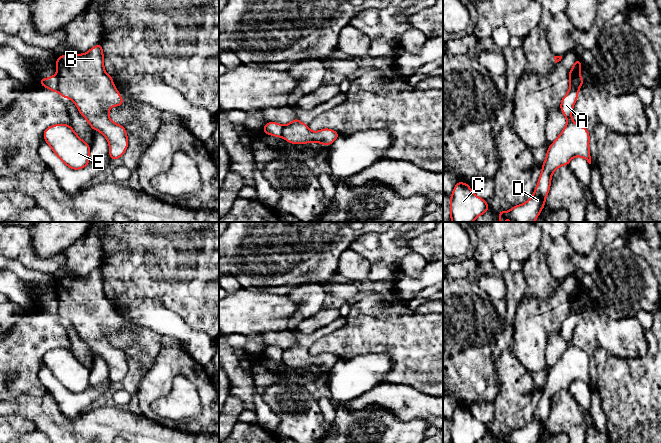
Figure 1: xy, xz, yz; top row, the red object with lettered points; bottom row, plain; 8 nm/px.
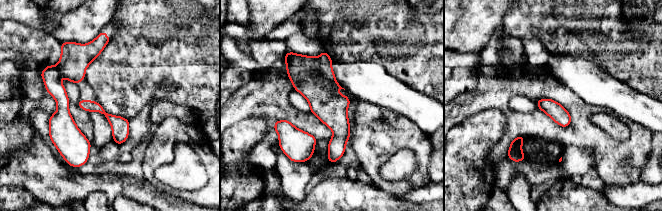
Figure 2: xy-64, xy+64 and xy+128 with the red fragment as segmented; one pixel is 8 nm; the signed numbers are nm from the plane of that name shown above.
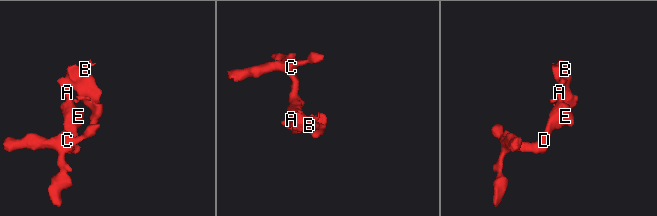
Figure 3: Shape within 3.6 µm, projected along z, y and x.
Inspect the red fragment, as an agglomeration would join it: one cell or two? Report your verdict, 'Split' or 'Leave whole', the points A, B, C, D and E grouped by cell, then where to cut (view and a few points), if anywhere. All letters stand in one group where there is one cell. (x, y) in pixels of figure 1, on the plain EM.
Split. Groups: A C D E / B. Split along xy (56, 298), (58, 315)

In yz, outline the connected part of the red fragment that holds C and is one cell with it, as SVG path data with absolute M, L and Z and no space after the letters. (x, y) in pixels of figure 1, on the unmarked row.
M456 407L450 420L450 443L476 443L488 434L486 424L475 419L469 408Z

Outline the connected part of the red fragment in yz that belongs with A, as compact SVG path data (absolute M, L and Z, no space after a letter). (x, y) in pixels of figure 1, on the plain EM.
M580 300L570 304L568 317L561 323L560 333L567 347L560 359L547 373L547 379L542 388L541 398L534 417L524 428L513 430L508 436L501 434L499 443L537 443L543 431L551 410L553 396L568 389L573 381L583 381L591 388L588 354L575 347L572 334L578 322L578 316L584 303Z

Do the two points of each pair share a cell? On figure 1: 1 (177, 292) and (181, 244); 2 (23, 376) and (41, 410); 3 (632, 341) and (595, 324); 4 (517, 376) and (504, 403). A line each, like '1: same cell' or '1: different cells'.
1: same cell
2: different cells
3: same cell
4: same cell

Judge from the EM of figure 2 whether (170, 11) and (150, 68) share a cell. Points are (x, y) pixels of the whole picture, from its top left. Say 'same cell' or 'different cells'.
same cell

